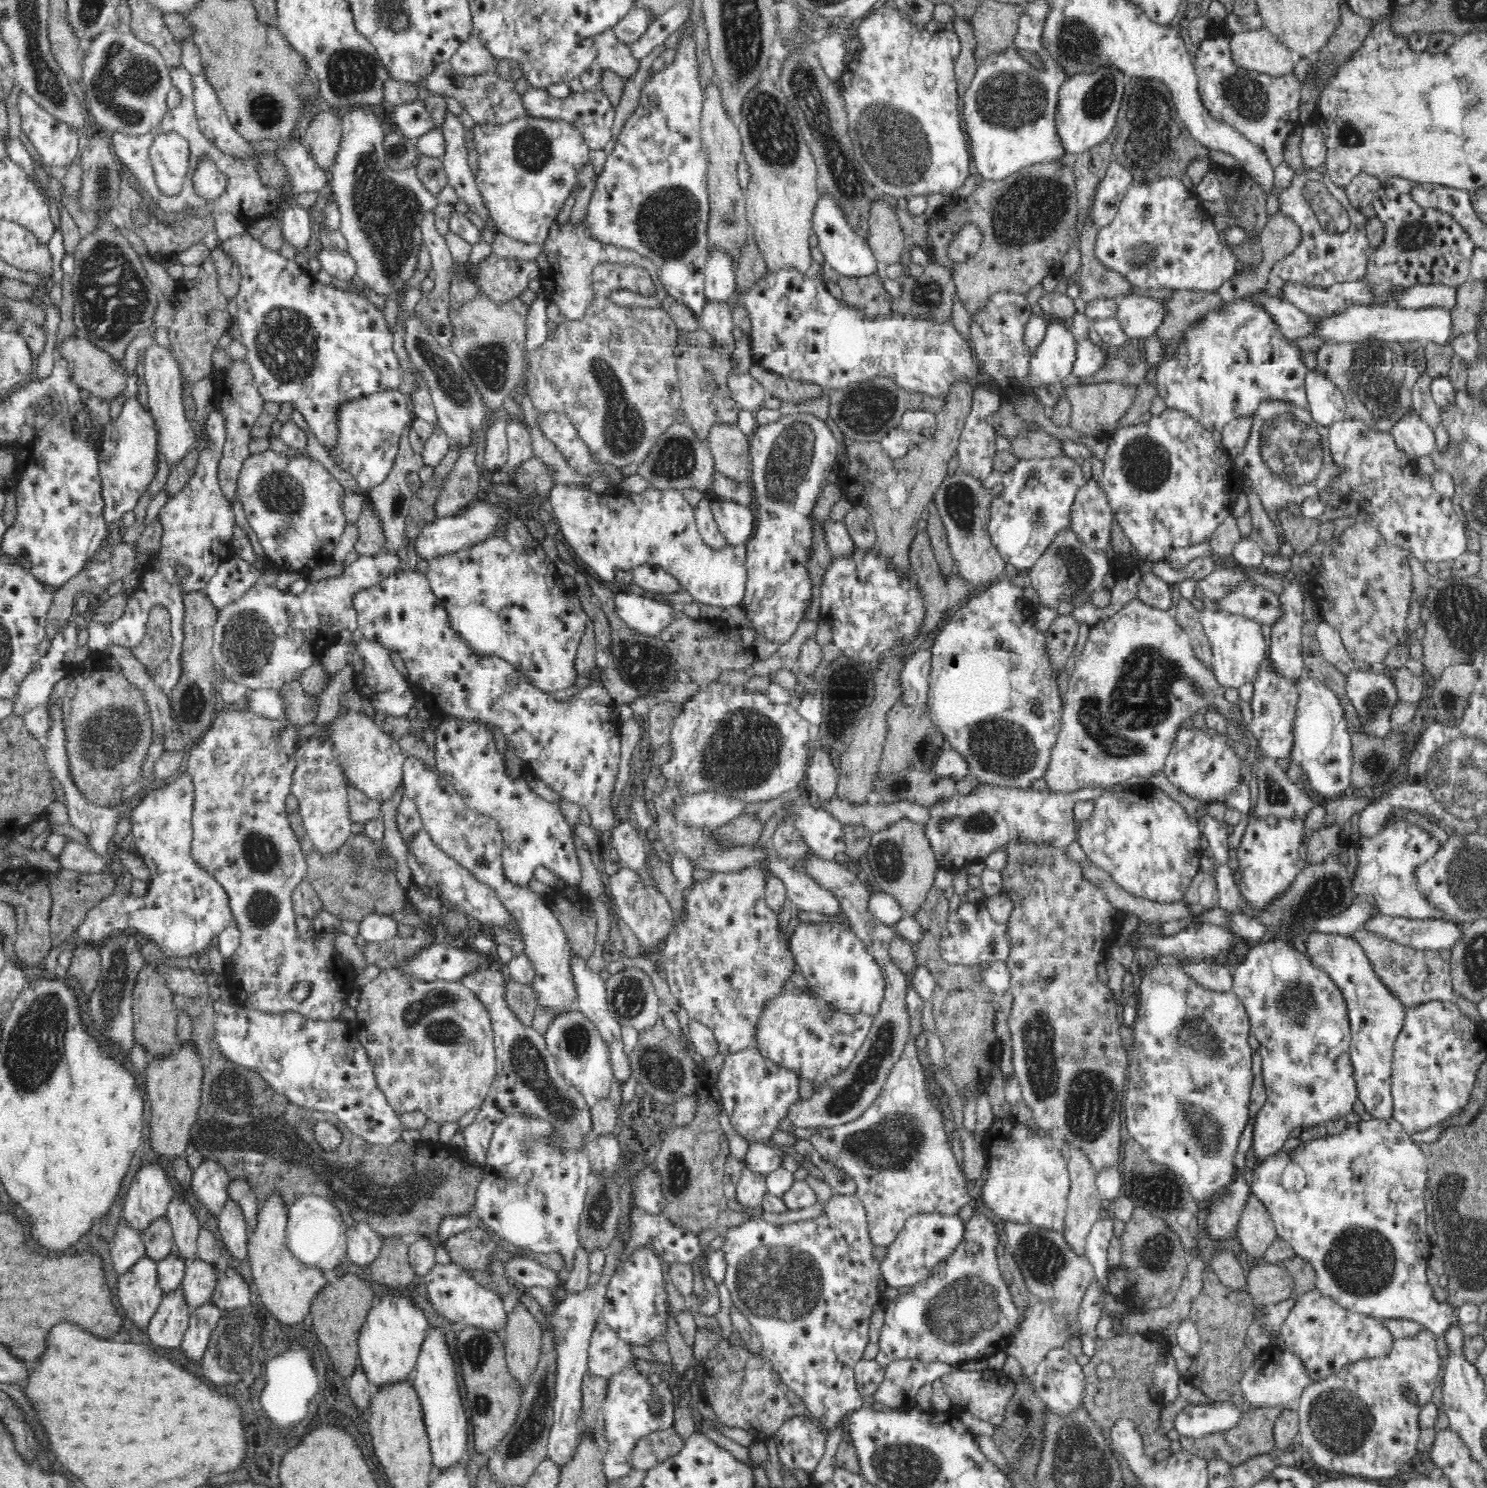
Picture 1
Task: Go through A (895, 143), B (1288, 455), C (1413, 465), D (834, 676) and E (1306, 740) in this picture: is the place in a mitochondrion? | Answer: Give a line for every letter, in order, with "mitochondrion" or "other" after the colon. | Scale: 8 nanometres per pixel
A: mitochondrion
B: mitochondrion
C: other
D: mitochondrion
E: other

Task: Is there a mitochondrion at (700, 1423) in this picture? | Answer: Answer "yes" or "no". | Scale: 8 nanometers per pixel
no

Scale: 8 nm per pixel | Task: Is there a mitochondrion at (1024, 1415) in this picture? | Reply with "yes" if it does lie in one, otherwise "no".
yes

